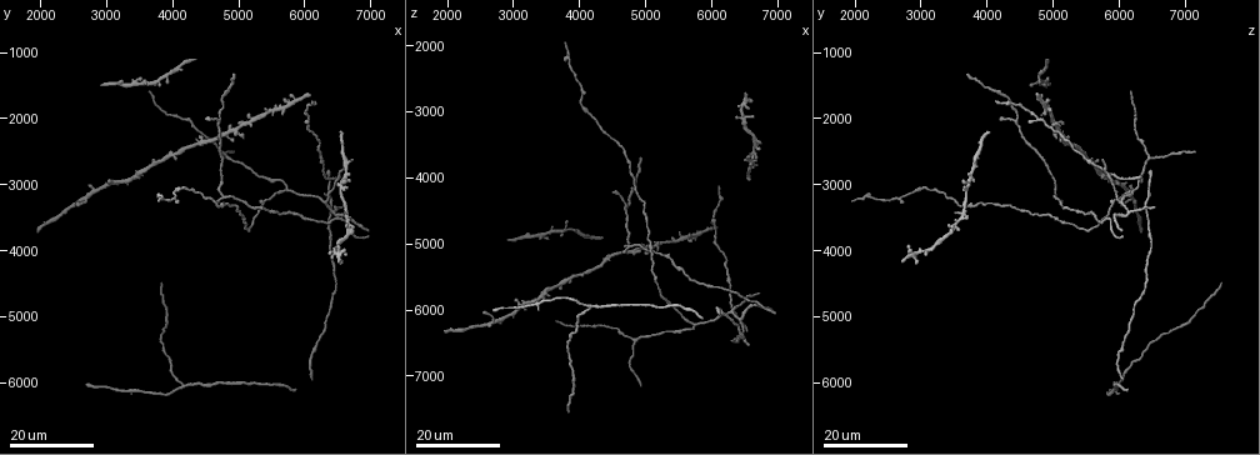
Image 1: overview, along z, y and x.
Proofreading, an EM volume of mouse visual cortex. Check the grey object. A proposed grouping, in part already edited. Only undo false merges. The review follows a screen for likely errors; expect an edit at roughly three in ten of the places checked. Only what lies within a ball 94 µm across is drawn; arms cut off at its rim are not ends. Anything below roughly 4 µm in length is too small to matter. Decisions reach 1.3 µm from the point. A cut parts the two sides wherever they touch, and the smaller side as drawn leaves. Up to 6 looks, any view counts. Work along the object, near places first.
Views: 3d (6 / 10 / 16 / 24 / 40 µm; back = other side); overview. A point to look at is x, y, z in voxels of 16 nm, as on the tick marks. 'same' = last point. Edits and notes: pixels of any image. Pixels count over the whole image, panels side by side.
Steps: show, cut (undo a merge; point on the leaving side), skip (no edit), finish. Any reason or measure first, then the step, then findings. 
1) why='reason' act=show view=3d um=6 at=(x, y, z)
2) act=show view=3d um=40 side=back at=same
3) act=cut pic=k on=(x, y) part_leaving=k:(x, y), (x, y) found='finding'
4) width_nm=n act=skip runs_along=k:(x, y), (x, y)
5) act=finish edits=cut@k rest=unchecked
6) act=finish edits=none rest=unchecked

why='arms part here' act=show view=3d um=16 at=(4150, 6050, 5950)

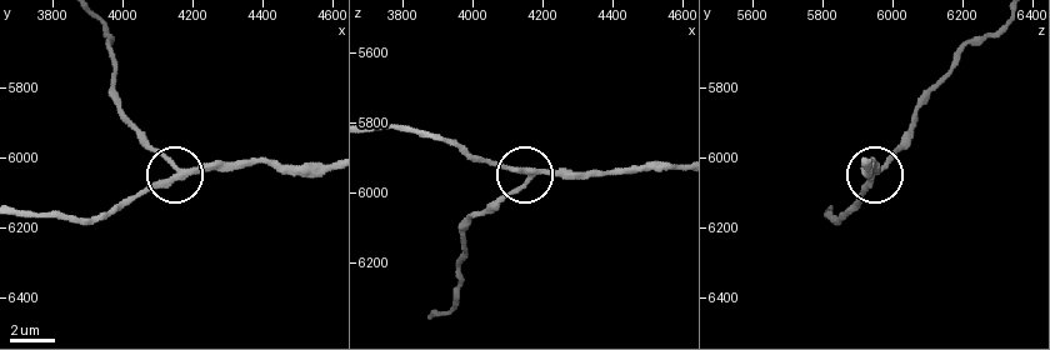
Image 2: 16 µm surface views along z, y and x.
act=show view=3d um=10 at=(4160, 6040, 5970)

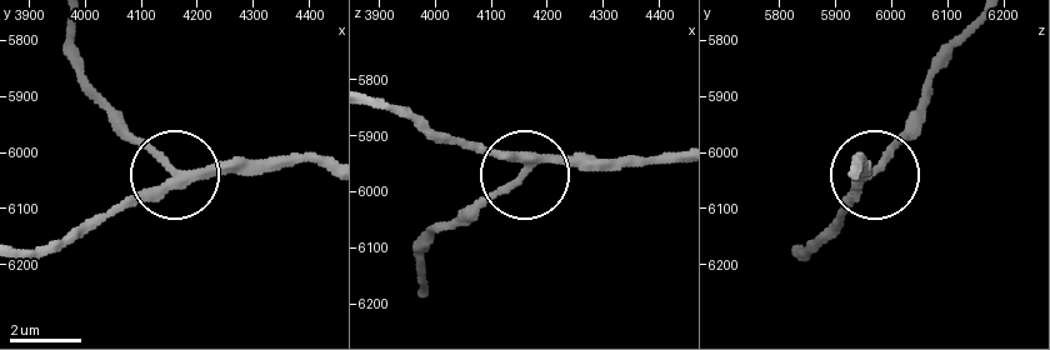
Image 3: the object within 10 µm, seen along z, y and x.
side_arm_um=27 act=skip runs_along=3:(671, 158), (519, 169), (450, 139) found='all the same neuron'

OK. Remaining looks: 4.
why='three arms meet' act=show view=3d um=16 at=(3300, 6150, 5900)

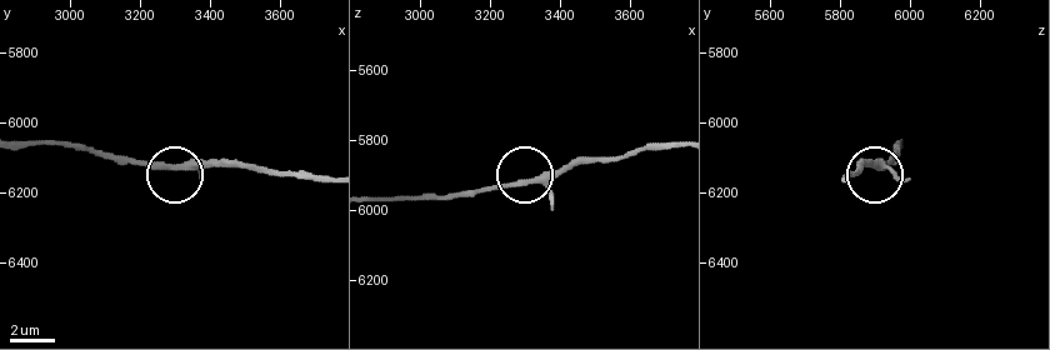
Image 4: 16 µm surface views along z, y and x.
act=show view=3d um=6 at=(3300, 6130, 5930)

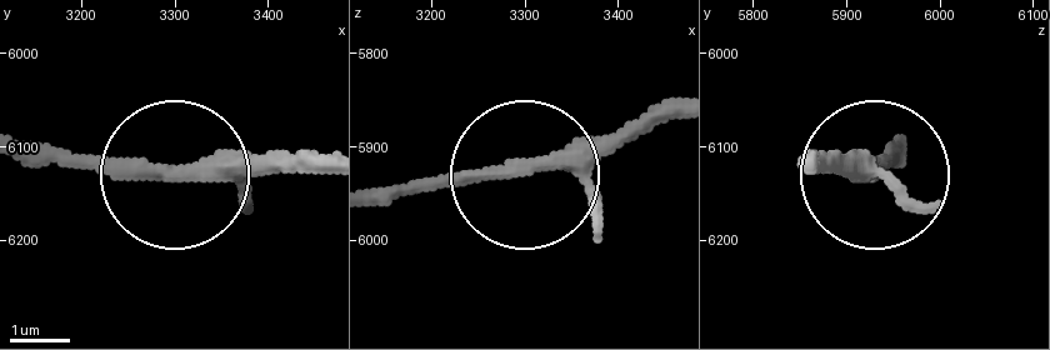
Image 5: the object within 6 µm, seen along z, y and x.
arms=3 act=skip runs_along=5:(325, 169), (33, 169) found='all the same neuron'

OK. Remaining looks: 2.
act=finish edits=none rest=unchecked

